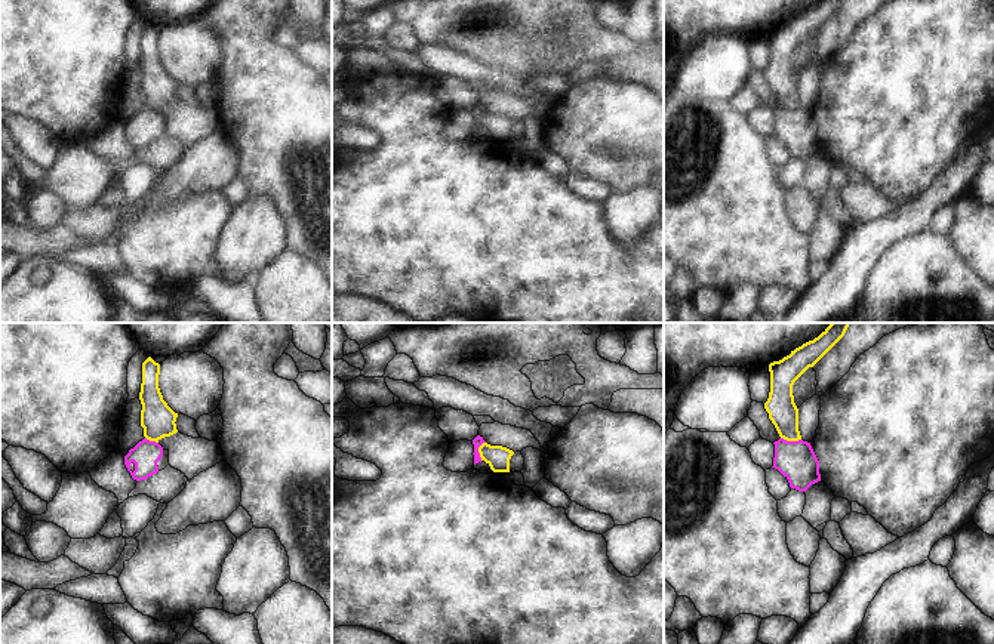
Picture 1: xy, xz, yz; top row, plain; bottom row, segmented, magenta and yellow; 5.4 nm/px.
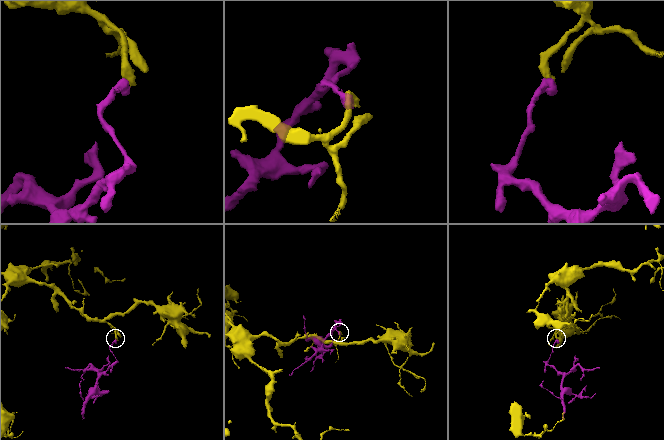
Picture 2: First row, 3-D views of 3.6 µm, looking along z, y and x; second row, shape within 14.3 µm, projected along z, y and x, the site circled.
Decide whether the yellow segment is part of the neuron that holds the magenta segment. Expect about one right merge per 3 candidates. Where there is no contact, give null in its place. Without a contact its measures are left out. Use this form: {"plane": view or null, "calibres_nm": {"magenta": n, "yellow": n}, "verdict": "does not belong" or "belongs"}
{"plane": "yz", "calibres_nm": {"magenta": 200, "yellow": 160}, "verdict": "does not belong"}

